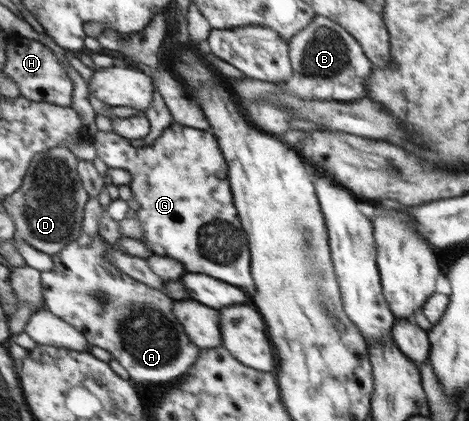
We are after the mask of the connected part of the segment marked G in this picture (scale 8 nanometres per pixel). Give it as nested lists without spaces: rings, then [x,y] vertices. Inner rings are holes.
[[[175,122],[155,144],[135,148],[131,139],[115,130],[99,131],[95,136],[97,155],[111,168],[123,168],[132,176],[130,187],[140,204],[139,220],[145,230],[145,245],[155,255],[175,258],[183,262],[191,272],[201,272],[225,280],[229,284],[257,292],[257,284],[251,272],[252,243],[241,220],[233,192],[229,162],[221,148],[220,139],[212,130],[201,130]]]

